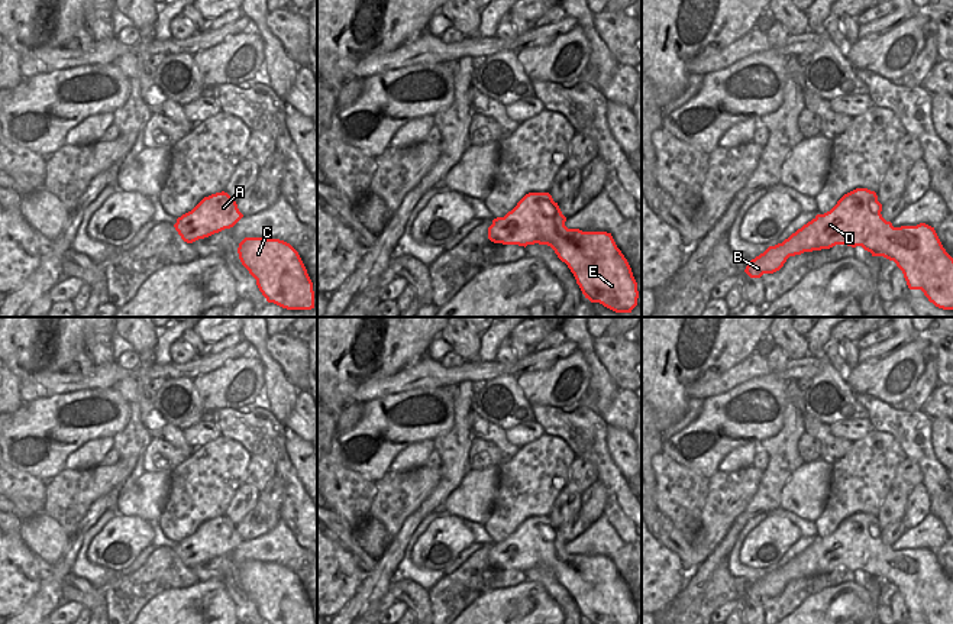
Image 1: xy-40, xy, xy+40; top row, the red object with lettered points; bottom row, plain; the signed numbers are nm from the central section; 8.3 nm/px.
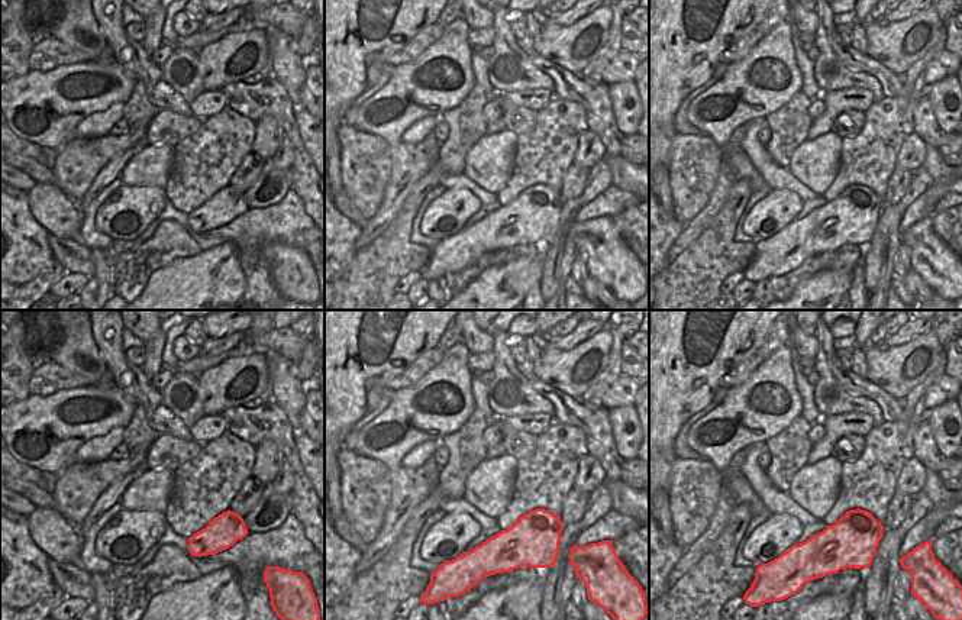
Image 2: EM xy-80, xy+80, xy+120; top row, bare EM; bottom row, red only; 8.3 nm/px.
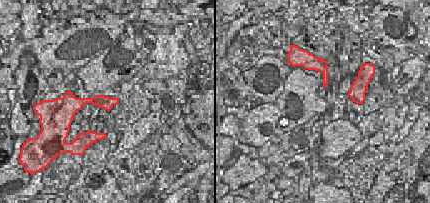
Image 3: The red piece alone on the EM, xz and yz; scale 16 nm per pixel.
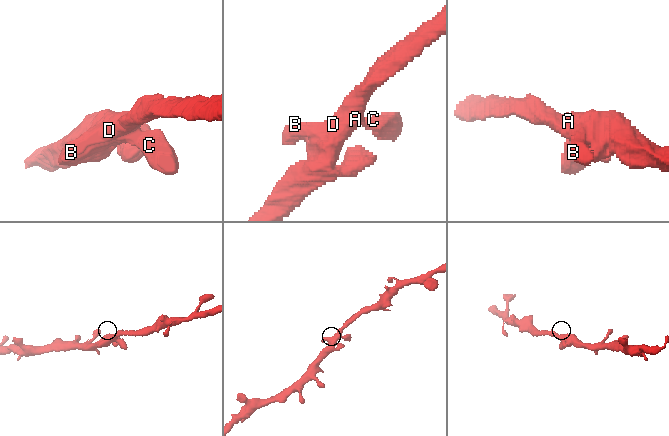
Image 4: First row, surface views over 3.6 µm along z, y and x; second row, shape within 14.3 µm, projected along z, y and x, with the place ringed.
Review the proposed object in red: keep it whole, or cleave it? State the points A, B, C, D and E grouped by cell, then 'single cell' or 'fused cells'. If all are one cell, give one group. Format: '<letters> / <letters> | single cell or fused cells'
A B C D E | single cell

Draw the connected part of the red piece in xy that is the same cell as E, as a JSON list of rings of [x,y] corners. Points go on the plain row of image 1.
[[[529,517],[504,541],[497,541],[488,552],[488,563],[503,569],[547,569],[568,589],[576,608],[588,624],[637,624],[637,607],[631,592],[617,572],[611,557],[568,553],[566,541],[549,517]]]

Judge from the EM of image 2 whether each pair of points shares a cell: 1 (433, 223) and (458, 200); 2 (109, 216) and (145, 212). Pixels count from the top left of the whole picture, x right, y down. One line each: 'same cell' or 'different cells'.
1: same cell
2: same cell

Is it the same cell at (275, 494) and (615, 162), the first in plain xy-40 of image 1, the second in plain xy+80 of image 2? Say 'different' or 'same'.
different

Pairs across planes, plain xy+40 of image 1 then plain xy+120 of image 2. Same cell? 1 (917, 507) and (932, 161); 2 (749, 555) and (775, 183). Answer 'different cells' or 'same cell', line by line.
1: different cells
2: different cells

